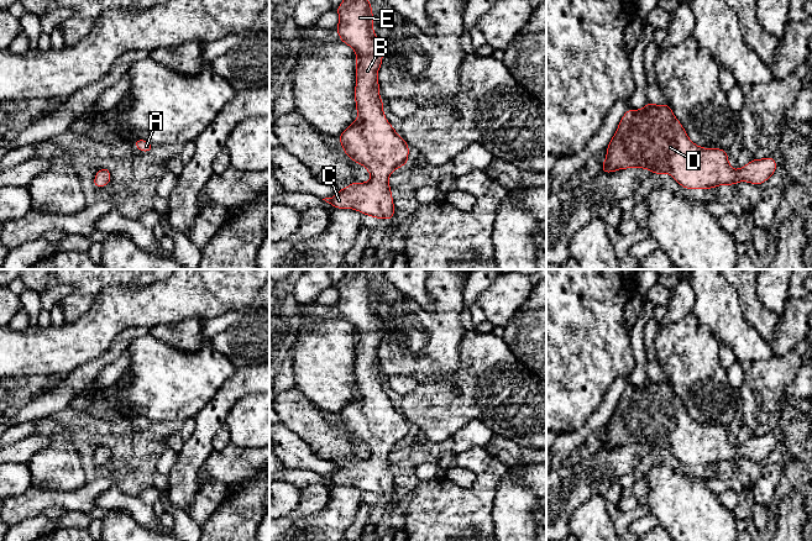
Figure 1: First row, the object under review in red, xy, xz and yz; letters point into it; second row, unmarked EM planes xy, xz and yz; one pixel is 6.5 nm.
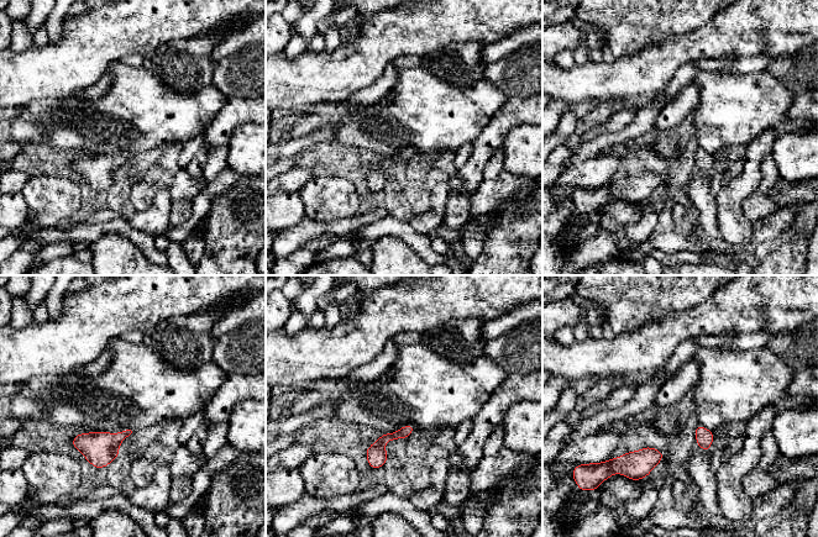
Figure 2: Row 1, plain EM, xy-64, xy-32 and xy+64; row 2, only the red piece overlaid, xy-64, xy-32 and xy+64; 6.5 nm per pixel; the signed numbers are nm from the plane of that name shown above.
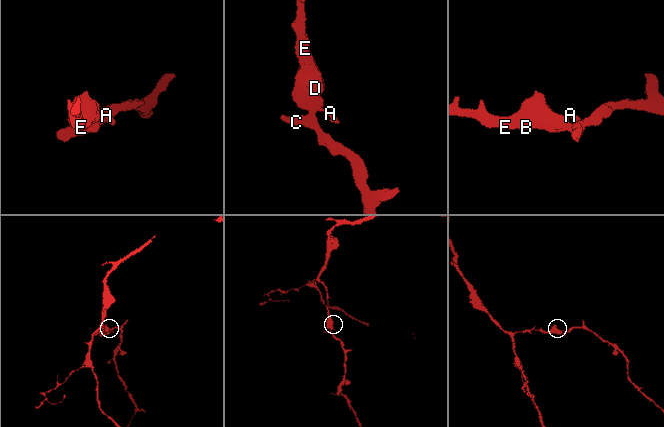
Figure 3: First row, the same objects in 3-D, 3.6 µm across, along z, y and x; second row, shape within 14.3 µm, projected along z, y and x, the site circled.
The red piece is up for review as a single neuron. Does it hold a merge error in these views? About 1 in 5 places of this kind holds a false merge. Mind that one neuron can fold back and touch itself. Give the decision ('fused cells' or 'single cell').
single cell

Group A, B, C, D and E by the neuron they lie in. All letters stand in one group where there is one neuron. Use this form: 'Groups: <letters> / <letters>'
Groups: A B C D E

